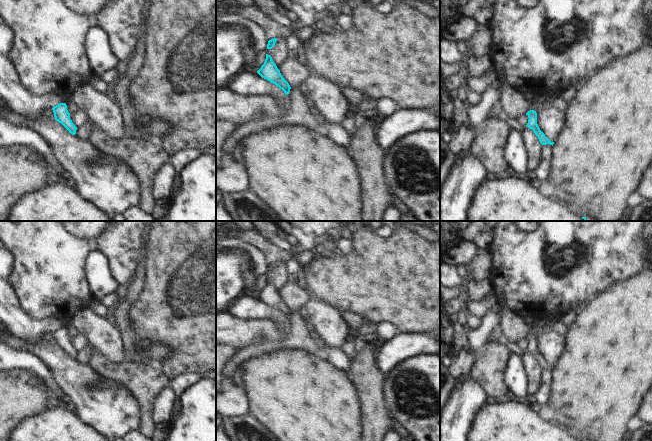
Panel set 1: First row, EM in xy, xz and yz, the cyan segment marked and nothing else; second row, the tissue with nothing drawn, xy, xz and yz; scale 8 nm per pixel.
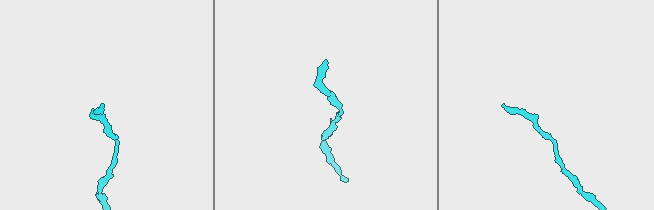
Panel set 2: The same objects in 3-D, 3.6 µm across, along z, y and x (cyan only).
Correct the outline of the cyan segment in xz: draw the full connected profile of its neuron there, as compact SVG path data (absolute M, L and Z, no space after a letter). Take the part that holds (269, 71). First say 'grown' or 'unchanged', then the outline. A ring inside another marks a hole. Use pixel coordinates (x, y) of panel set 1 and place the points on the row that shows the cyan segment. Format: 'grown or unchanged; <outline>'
unchanged; M266 54L265 62L257 71L257 73L262 78L270 81L271 83L282 89L286 95L289 94L291 87L281 75L280 70L277 68L270 55Z

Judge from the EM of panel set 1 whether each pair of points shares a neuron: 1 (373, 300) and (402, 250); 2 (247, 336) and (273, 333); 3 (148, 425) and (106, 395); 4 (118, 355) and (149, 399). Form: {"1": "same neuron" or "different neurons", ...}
{"1": "same neuron", "2": "same neuron", "3": "different neurons", "4": "different neurons"}

